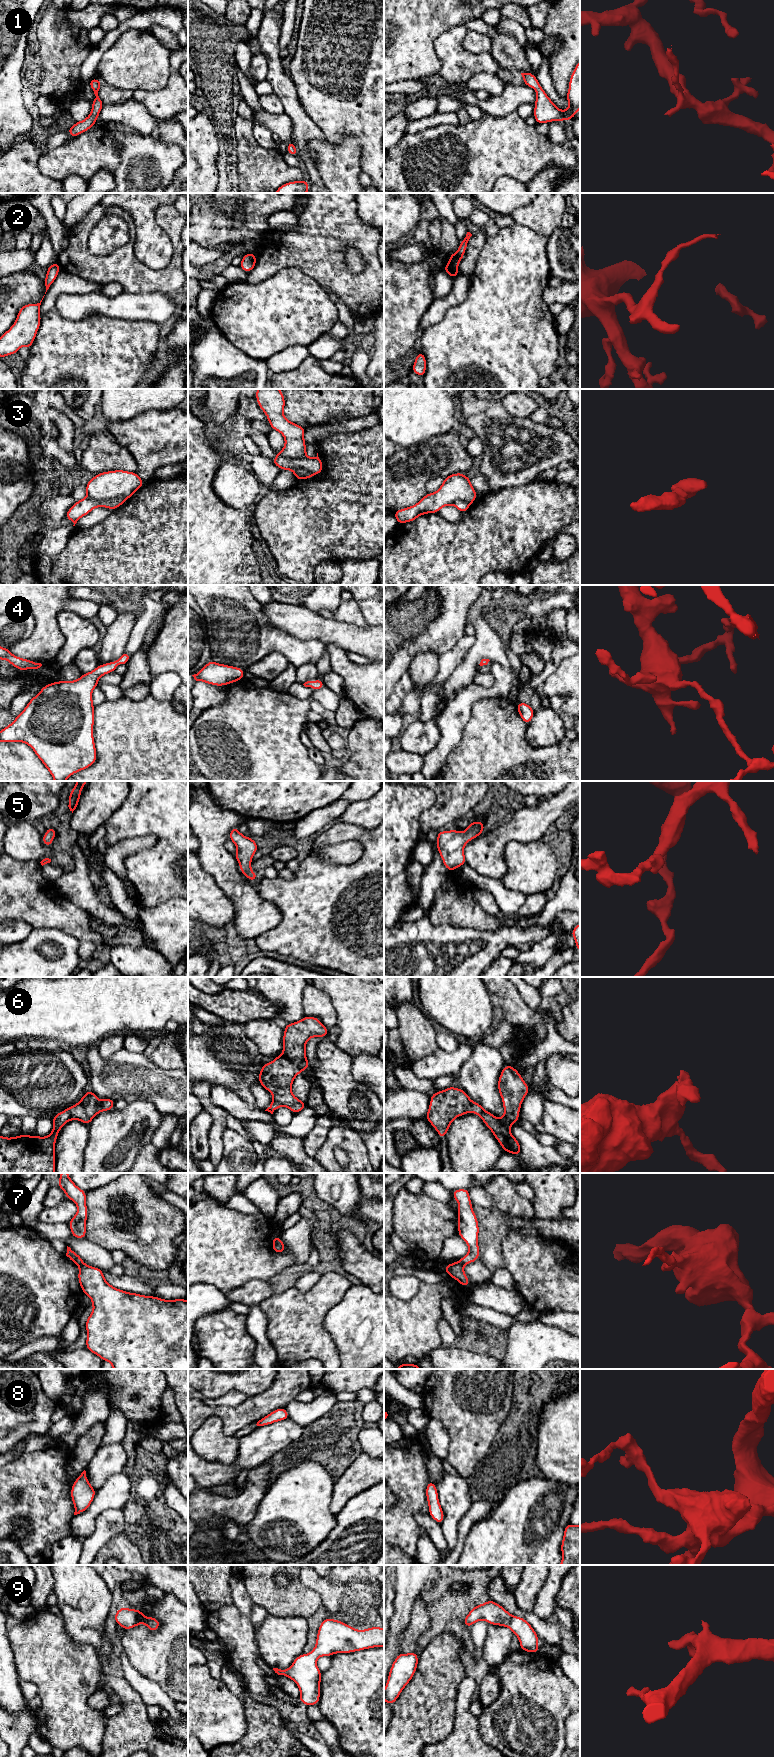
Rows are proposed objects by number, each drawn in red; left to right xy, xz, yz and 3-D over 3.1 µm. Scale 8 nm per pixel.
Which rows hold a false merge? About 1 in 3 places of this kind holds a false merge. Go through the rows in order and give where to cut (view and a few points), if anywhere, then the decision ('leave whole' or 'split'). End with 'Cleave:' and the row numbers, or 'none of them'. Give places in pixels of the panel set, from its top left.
1: no cut; leave whole
2: no cut; leave whole
3: cut in xy along (87, 496), (95, 500), (109, 500), (118, 497), (125, 499); split
4: no cut; leave whole
5: no cut; leave whole
6: cut in xz along (282, 1053), (300, 1071); split
7: cut in yz along (458, 1261), (463, 1266); split
8: no cut; leave whole
9: no cut; leave whole
Cleave: 3, 6, 7

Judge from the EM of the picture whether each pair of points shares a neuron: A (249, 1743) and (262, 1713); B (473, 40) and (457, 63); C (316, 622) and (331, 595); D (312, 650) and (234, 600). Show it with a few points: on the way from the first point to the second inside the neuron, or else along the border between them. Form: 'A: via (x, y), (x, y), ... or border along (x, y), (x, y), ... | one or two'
A: via (256, 1736), (262, 1730), (262, 1720) | one
B: border along (467, 30), (463, 47), (470, 52), (489, 54) | two
C: border along (296, 606), (305, 606), (319, 613) | two
D: via (293, 648), (276, 640), (253, 619) | one

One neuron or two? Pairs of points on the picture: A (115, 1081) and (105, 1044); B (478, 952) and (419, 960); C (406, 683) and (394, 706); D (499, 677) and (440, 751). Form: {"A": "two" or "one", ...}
{"A": "two", "B": "one", "C": "one", "D": "one"}

